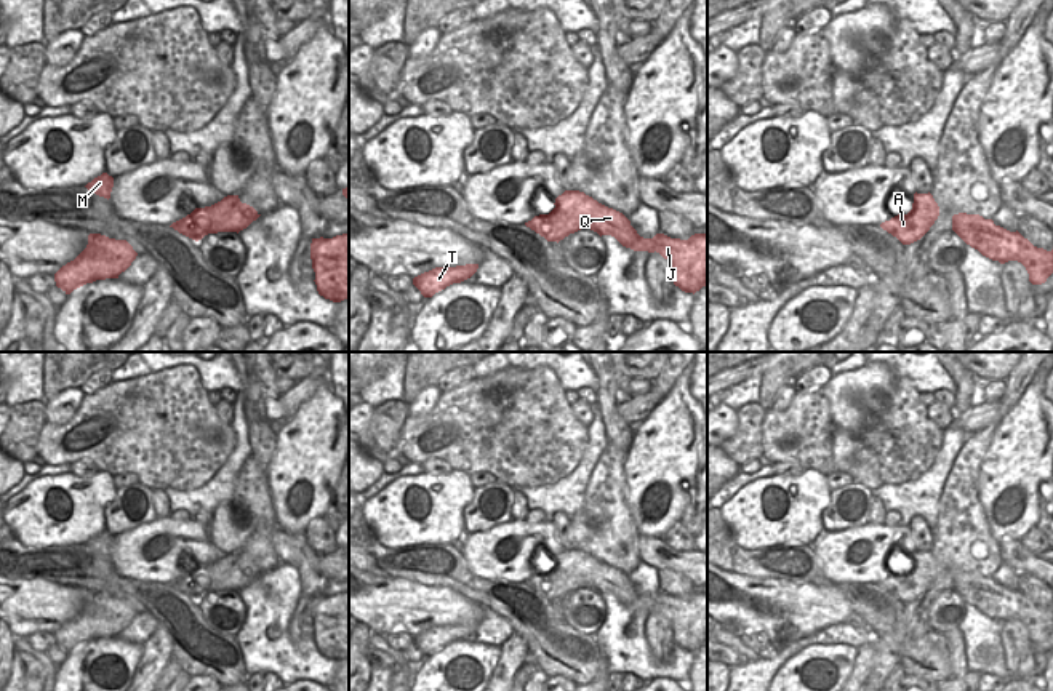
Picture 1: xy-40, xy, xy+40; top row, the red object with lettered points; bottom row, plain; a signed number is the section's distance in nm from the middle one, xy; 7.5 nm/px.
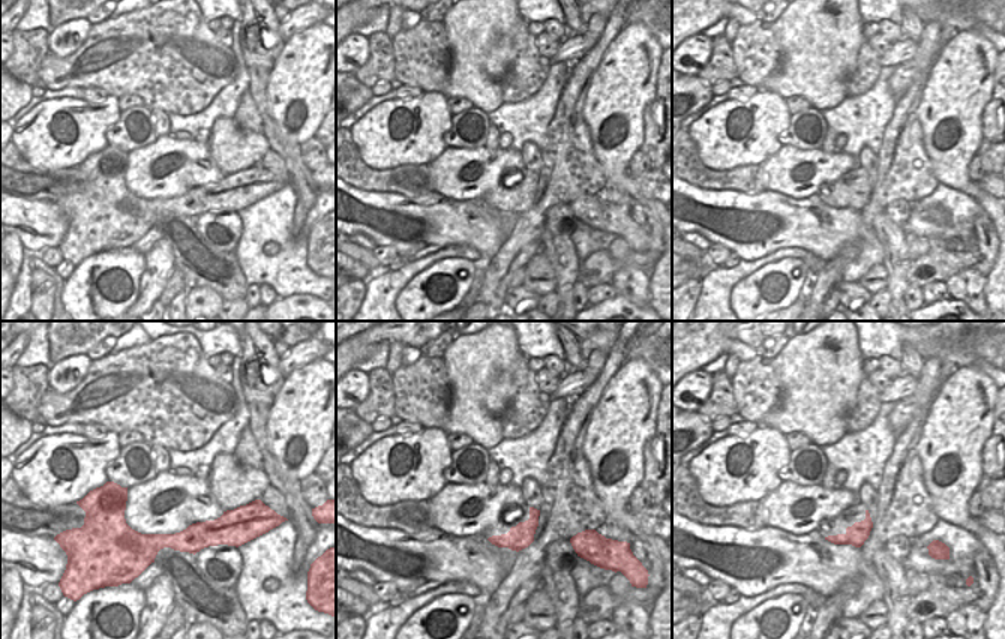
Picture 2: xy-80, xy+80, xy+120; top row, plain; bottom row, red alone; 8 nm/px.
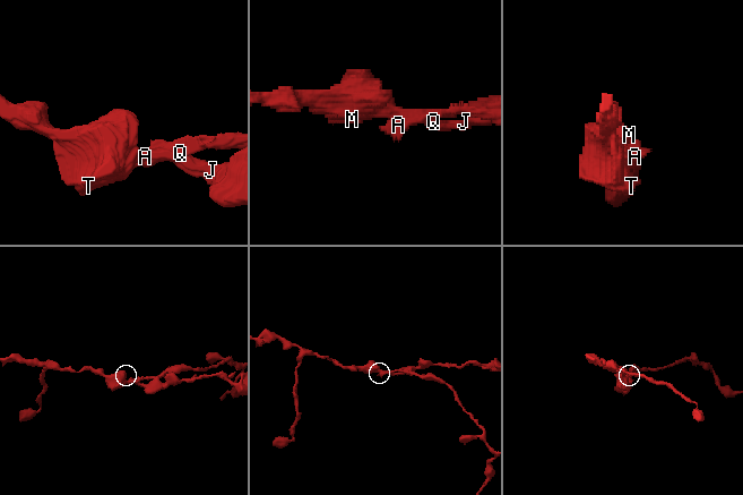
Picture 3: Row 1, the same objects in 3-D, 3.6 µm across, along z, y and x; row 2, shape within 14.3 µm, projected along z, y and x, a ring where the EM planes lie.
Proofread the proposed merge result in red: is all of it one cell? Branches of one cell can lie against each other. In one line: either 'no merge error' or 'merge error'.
merge error

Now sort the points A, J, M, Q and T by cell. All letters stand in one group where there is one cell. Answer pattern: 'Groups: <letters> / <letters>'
Groups: A M Q T / J

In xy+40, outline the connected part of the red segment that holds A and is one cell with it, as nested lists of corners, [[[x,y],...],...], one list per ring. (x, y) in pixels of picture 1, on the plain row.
[[[914,552],[912,568],[907,573],[898,573],[880,582],[883,589],[896,595],[903,603],[920,598],[939,574],[939,565],[933,553]]]

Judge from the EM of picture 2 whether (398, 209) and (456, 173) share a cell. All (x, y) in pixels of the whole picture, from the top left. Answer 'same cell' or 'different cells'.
different cells

